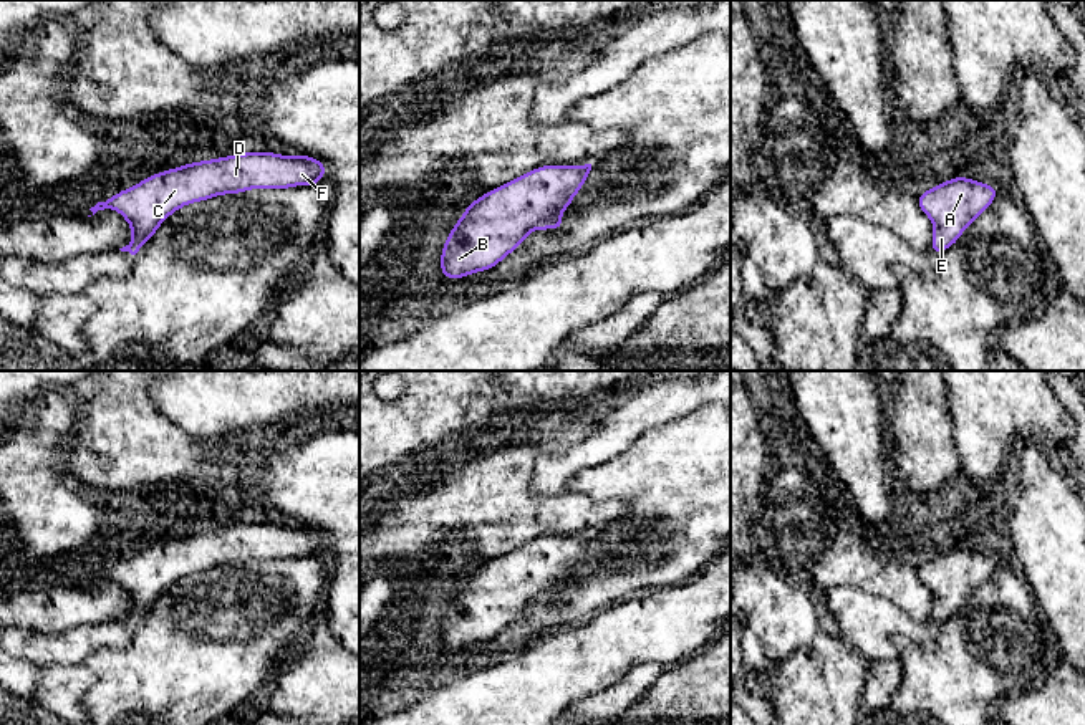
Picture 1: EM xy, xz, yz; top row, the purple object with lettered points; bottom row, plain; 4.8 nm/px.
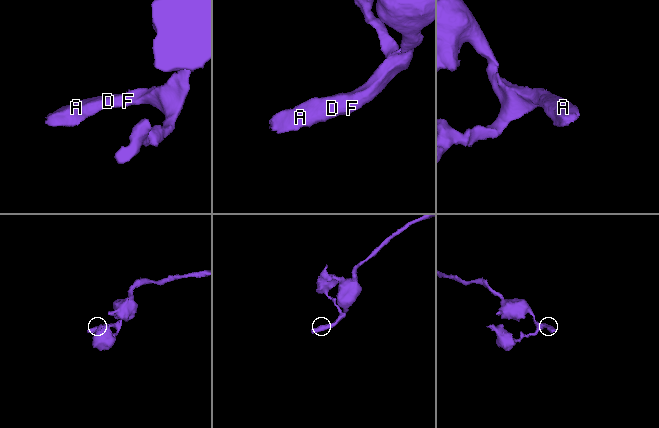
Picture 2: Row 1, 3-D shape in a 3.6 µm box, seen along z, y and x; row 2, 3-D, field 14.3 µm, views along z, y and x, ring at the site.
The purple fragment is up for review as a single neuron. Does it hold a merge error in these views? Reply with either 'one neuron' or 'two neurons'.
one neuron

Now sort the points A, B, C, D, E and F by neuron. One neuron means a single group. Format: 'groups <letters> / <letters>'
groups A B C D E F

